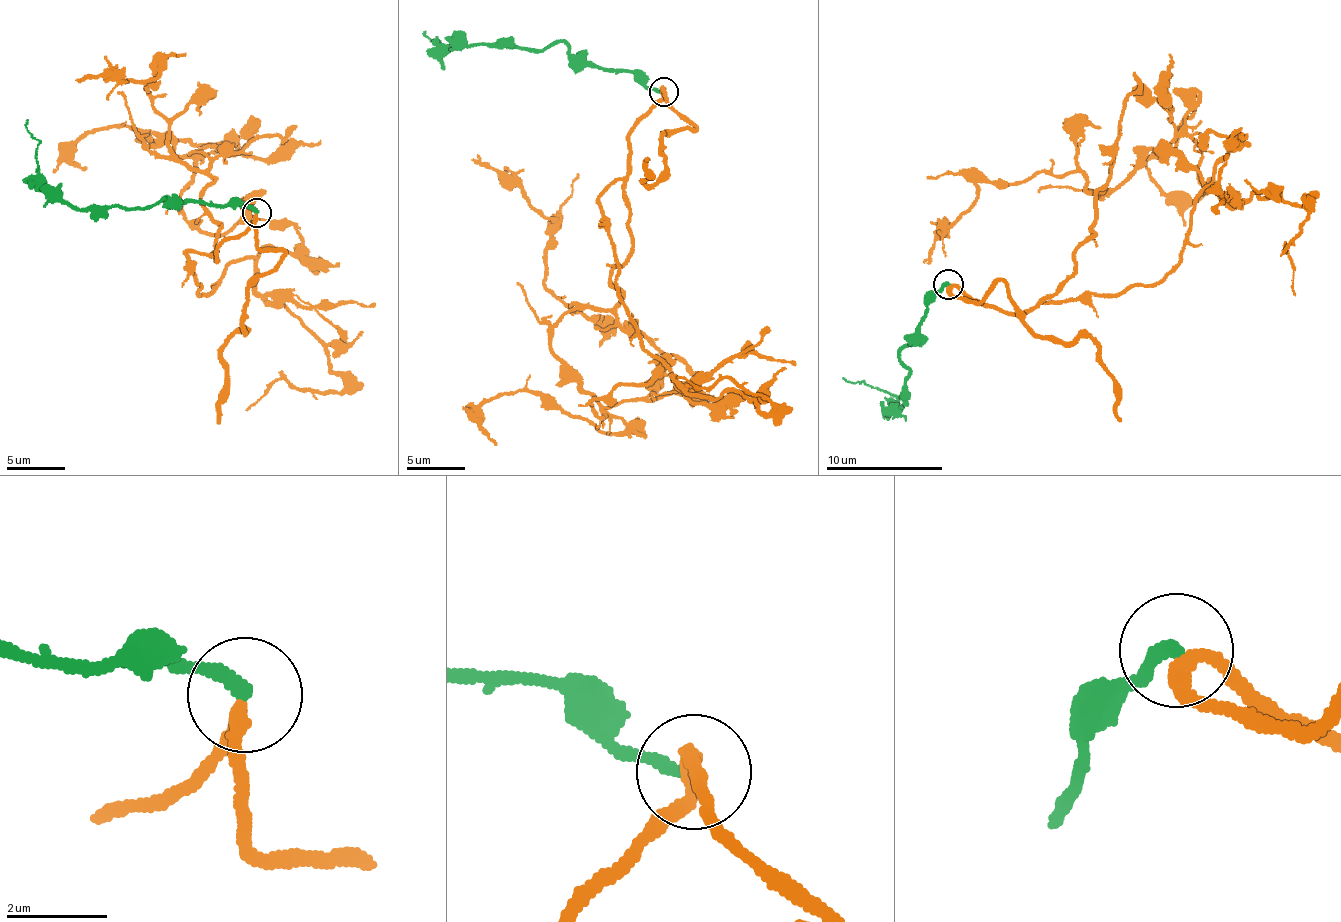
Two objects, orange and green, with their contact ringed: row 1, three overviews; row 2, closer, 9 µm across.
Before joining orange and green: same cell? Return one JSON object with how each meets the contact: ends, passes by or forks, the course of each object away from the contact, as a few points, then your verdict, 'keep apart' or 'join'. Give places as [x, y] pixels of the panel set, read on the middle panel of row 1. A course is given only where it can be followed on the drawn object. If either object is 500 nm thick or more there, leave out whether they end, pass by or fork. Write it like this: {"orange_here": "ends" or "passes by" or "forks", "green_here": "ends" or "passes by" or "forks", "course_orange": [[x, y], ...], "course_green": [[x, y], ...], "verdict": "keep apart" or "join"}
{"orange_here": "passes by", "green_here": "ends", "course_orange": [[663, 94], [628, 136], [621, 298], [570, 309], [550, 341], [625, 427], [518, 390], [481, 407], [495, 443]], "course_green": [[663, 92], [631, 73], [579, 63], [565, 44], [539, 51], [478, 43], [441, 56], [424, 32]], "verdict": "keep apart"}

